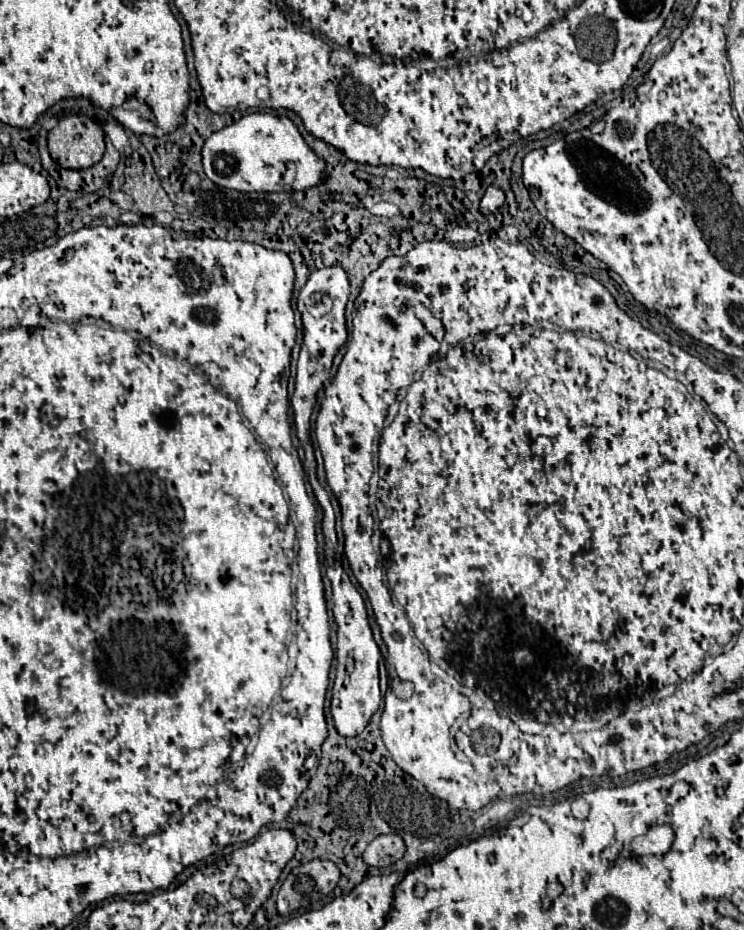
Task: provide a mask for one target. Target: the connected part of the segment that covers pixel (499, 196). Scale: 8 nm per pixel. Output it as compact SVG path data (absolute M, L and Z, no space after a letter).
M490 185L480 201L480 213L482 215L490 215L494 211L498 211L504 205L504 193L502 189L498 189L496 185Z

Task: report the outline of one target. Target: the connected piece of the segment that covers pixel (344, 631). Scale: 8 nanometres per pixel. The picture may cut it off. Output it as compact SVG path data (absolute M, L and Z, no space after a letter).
M352 585L352 605L334 605L334 619L338 625L338 645L336 645L336 681L332 689L332 717L334 727L342 737L354 737L364 731L370 717L378 711L382 695L378 687L378 663L382 653L374 641L368 613L362 595Z

